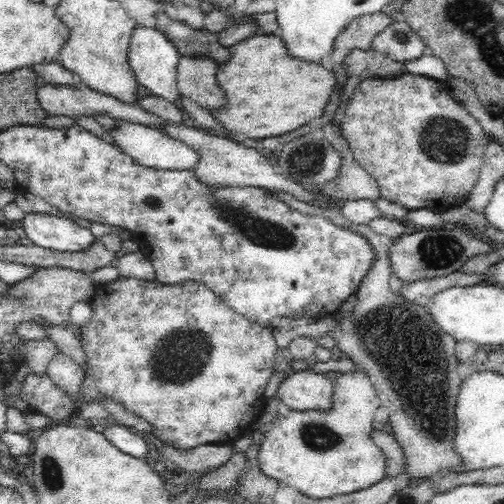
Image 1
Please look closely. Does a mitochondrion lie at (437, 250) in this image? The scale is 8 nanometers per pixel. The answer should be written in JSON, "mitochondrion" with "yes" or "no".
{"mitochondrion":"yes"}

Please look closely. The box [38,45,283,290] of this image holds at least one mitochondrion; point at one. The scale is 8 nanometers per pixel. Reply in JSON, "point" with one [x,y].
{"point":[152,203]}

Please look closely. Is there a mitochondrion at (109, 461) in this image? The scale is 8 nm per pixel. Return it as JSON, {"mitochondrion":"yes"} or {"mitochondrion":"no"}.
{"mitochondrion":"no"}

